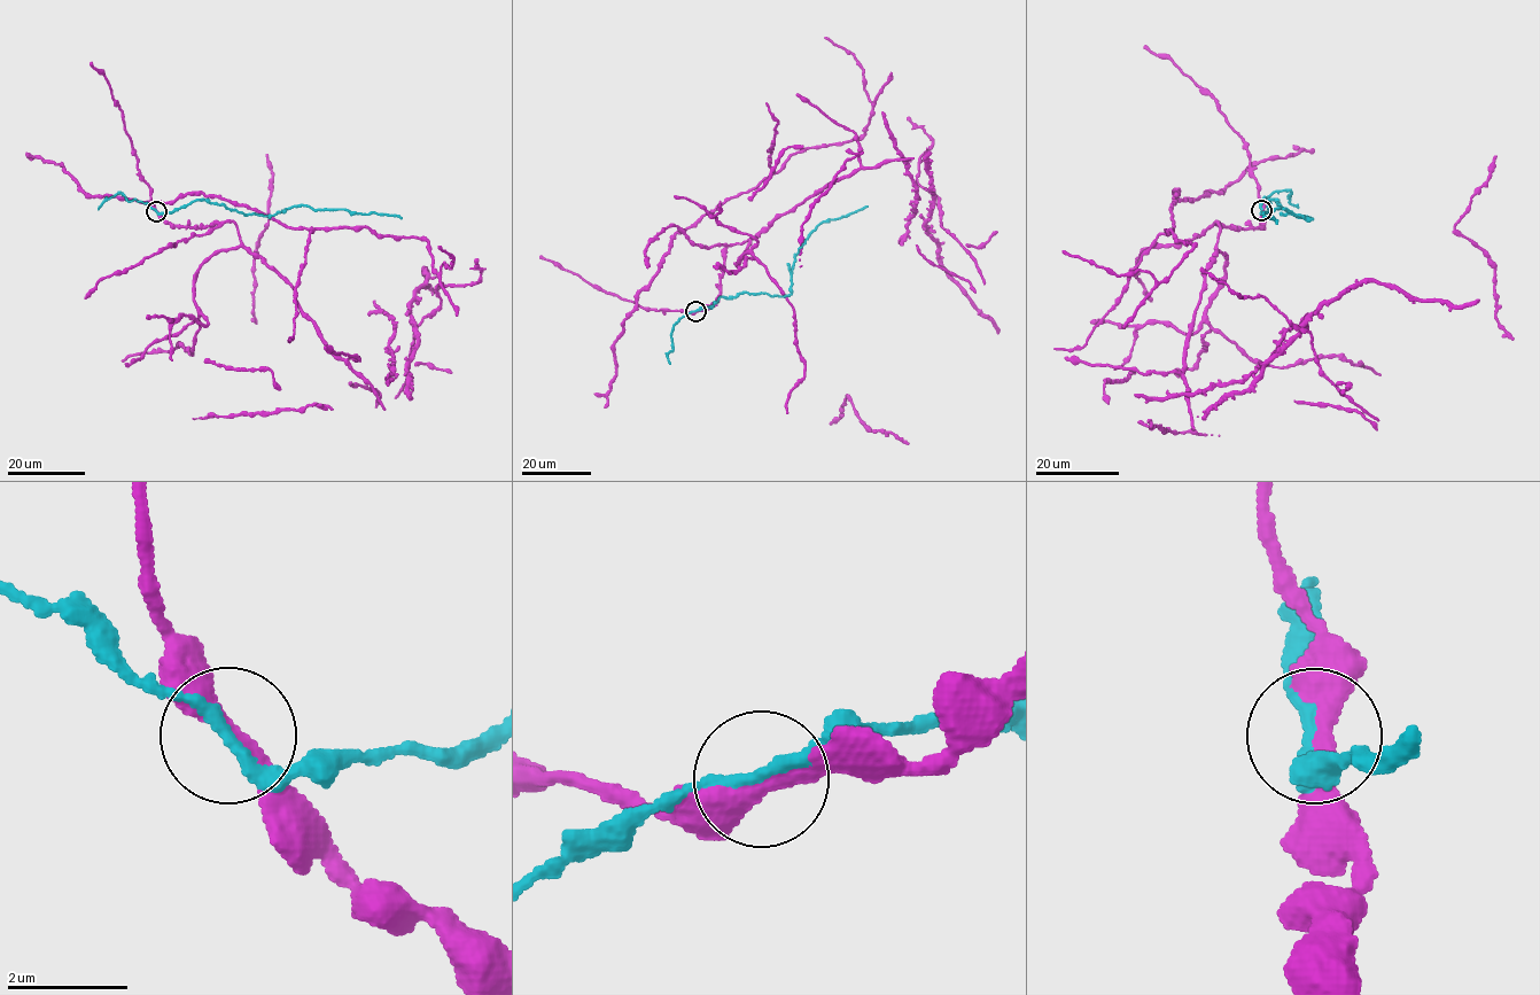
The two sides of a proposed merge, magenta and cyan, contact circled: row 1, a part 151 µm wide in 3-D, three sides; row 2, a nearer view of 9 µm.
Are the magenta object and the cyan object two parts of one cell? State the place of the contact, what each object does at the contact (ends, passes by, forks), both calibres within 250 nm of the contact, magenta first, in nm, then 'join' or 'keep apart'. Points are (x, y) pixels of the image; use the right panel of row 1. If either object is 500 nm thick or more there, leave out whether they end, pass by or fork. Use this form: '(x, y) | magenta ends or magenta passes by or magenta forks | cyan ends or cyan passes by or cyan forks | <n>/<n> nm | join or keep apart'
(1261, 210) | magenta passes by | cyan passes by | 340/200 nm | keep apart

